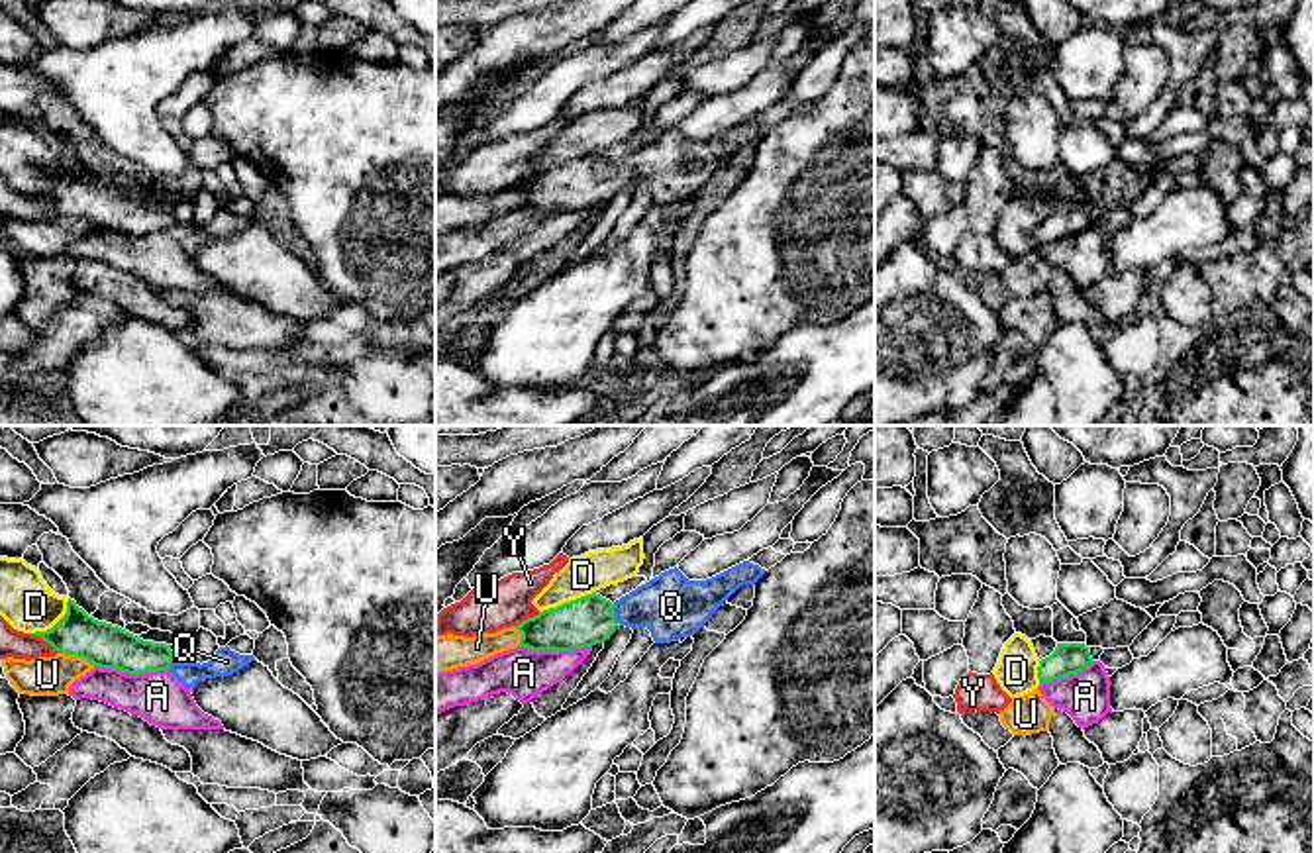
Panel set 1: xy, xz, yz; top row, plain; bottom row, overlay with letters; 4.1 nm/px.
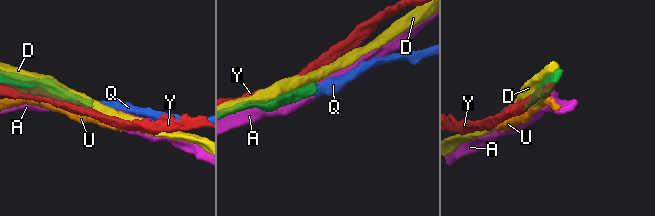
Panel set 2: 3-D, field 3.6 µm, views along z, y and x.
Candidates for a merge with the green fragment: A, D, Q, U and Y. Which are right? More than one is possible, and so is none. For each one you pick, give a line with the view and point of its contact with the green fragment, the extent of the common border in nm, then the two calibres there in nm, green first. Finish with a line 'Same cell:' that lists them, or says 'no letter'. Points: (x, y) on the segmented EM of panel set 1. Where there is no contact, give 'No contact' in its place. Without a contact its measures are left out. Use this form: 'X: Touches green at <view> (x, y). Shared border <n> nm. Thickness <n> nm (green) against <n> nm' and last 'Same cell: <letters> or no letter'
Q: Touches green at xz (612, 614). Shared border 80 nm. Thickness 200 nm (green) against 260 nm
Same cell: Q

